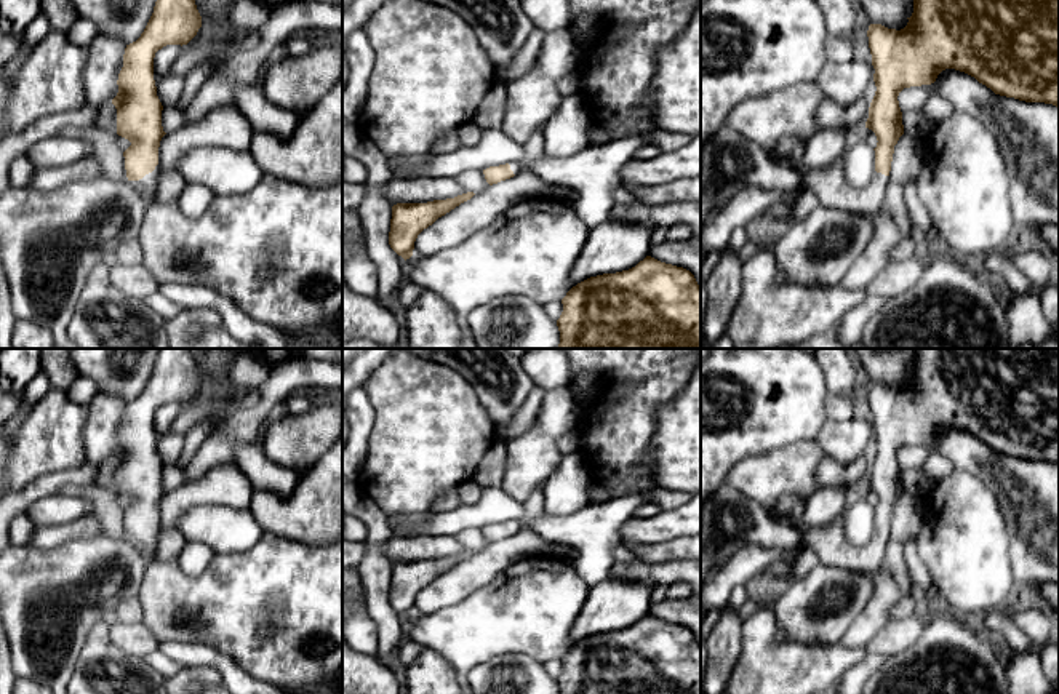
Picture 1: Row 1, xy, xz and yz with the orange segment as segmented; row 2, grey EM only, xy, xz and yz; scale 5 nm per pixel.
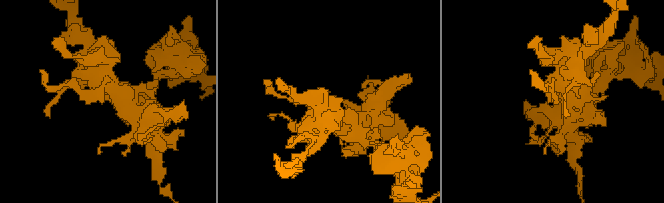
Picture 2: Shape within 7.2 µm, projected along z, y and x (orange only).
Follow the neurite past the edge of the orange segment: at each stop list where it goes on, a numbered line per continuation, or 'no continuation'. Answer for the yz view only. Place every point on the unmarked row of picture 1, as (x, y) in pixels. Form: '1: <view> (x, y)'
1: yz (829, 542)

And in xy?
1: xy (146, 546)

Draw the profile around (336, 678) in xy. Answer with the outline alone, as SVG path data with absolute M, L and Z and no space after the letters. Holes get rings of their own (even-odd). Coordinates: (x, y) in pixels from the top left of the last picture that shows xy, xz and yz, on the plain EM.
M342 672L302 688L283 689L283 694L317 694L318 691L339 684L342 689Z

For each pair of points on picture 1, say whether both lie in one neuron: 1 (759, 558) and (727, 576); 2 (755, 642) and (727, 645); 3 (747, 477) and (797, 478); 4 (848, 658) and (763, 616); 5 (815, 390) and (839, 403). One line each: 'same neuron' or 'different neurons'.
1: same neuron
2: different neurons
3: same neuron
4: same neuron
5: different neurons

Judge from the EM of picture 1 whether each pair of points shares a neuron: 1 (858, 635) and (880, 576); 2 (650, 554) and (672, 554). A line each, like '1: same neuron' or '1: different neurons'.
1: same neuron
2: same neuron

